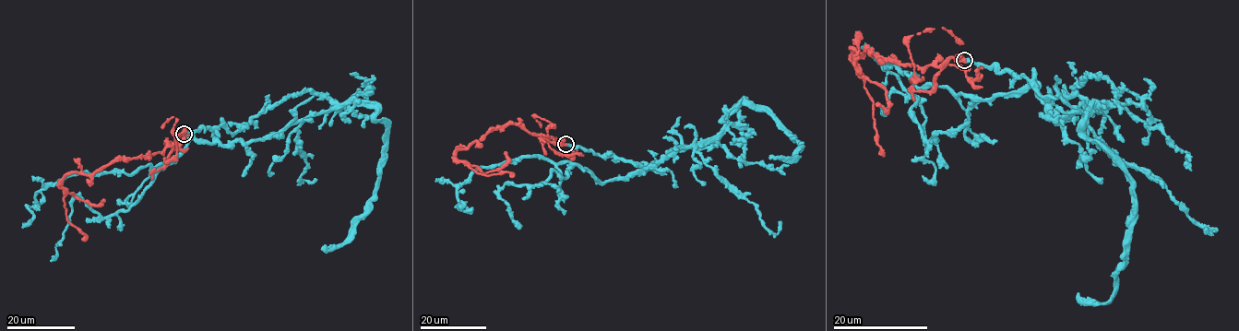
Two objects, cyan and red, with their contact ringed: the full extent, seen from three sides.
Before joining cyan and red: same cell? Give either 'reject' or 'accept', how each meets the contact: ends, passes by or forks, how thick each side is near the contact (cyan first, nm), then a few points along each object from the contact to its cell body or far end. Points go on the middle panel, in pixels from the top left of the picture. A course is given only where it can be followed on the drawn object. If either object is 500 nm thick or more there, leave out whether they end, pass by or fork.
accept | cyan ends | red passes by | 480/360 nm | cyan via (565, 145), (649, 168), (720, 137), (602, 183), (530, 156), (475, 169), (459, 183), (469, 210), (459, 208) | red via (565, 145), (513, 124), (490, 128), (457, 150), (458, 159), (480, 173), (508, 172), (513, 177)

